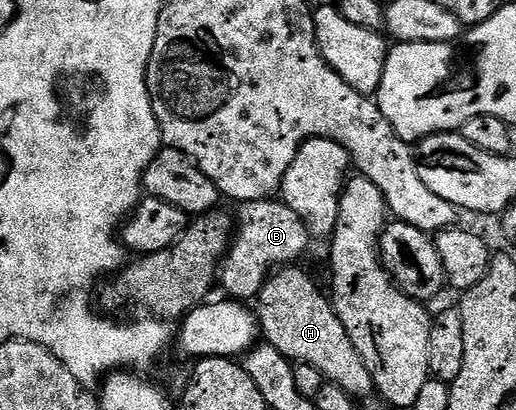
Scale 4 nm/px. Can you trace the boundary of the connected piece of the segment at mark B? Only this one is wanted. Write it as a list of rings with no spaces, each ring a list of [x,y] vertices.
[[[281,199],[242,201],[236,206],[235,236],[221,259],[219,285],[225,288],[224,296],[238,303],[249,303],[257,296],[261,286],[274,272],[275,267],[289,267],[305,253],[311,236],[304,221]]]

